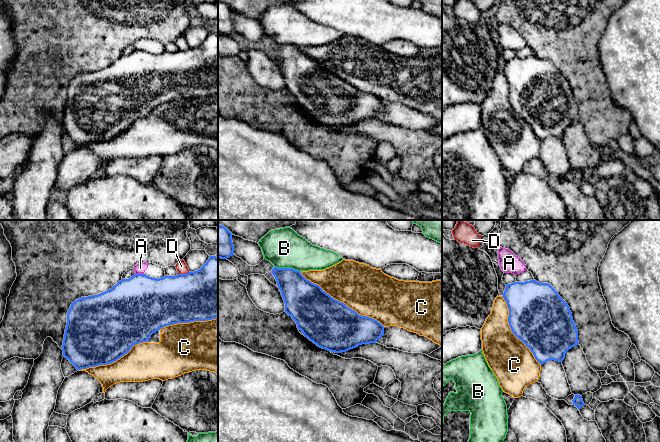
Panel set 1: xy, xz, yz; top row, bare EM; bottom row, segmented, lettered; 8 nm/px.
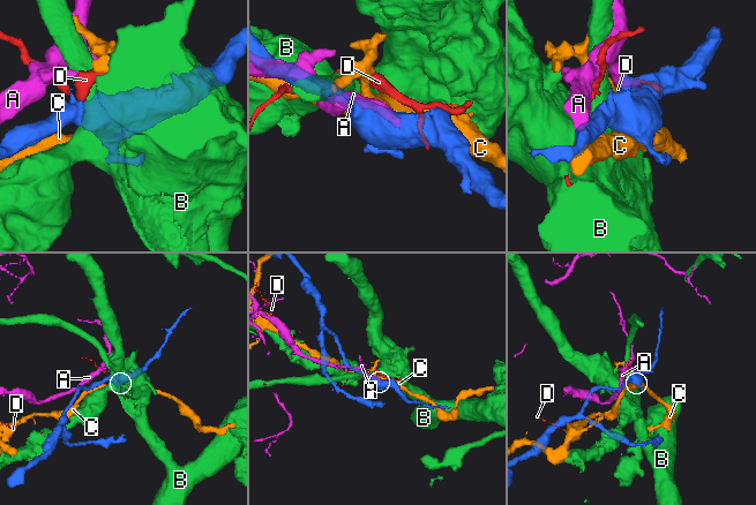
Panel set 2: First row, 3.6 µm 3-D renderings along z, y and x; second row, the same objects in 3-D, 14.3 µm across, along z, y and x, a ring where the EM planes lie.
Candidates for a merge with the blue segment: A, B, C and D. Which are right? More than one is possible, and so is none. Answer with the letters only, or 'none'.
none

